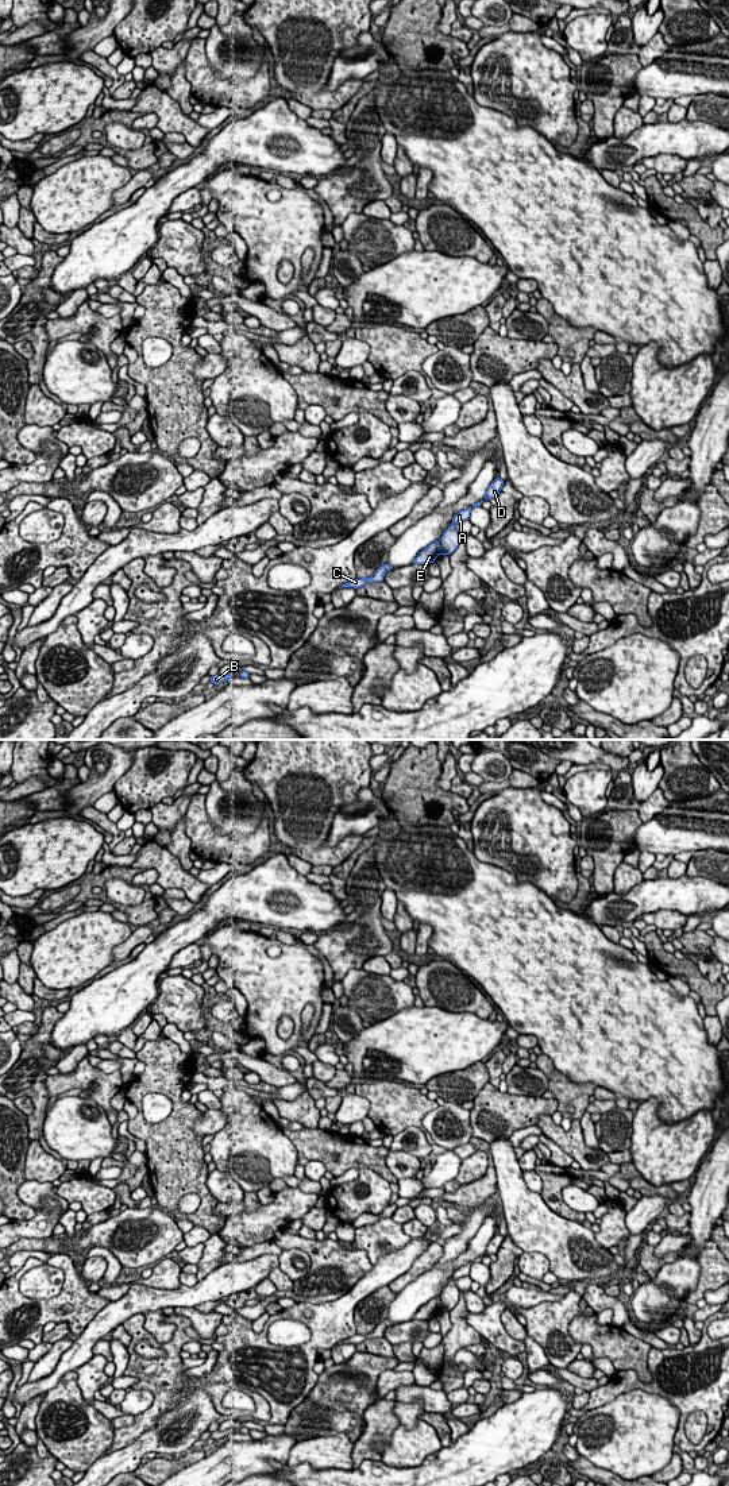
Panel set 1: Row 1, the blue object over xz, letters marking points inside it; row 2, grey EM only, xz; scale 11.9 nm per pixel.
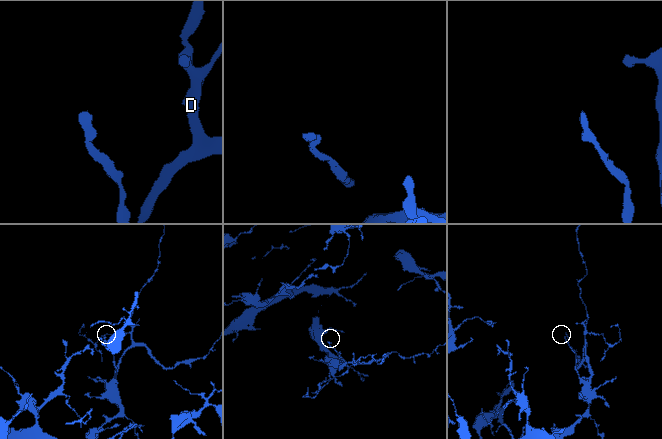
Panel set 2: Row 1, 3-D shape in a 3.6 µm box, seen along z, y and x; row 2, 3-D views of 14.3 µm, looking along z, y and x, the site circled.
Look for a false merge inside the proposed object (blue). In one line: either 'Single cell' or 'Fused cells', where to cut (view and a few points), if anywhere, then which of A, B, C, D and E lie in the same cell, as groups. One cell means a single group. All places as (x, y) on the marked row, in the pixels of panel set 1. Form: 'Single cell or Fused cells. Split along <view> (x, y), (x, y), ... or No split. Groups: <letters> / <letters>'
Fused cells. Split along xz (439, 541), (443, 552). Groups: A D / B C E

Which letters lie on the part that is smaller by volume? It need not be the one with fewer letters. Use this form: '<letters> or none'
B, C, E

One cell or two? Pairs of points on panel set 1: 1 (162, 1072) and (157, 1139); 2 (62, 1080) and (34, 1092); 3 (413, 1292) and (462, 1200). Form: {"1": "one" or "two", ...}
{"1": "one", "2": "two", "3": "two"}

